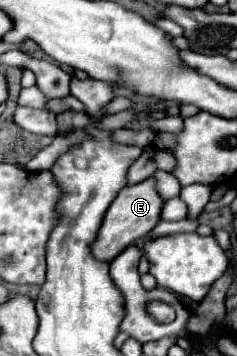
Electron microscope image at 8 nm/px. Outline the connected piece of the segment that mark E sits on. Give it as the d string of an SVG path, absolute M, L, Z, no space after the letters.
M149 177L137 185L127 185L119 191L119 195L115 197L115 201L111 203L111 207L105 213L103 225L99 229L99 235L91 247L93 255L101 261L113 261L121 249L129 247L131 243L139 241L141 237L145 237L161 219L161 209L163 209L163 197L157 193L155 187L155 179Z

